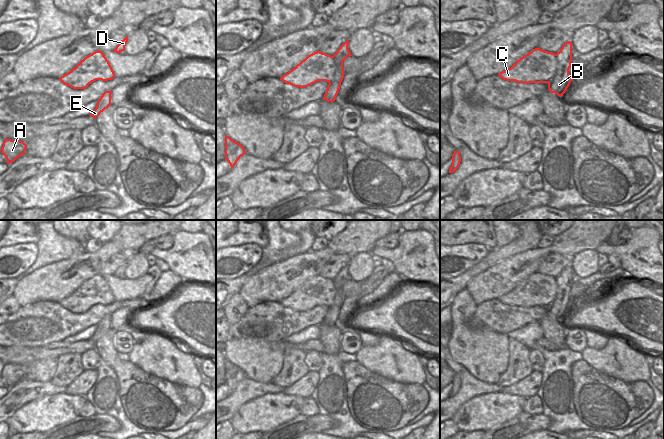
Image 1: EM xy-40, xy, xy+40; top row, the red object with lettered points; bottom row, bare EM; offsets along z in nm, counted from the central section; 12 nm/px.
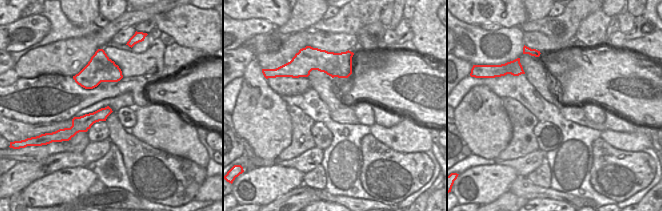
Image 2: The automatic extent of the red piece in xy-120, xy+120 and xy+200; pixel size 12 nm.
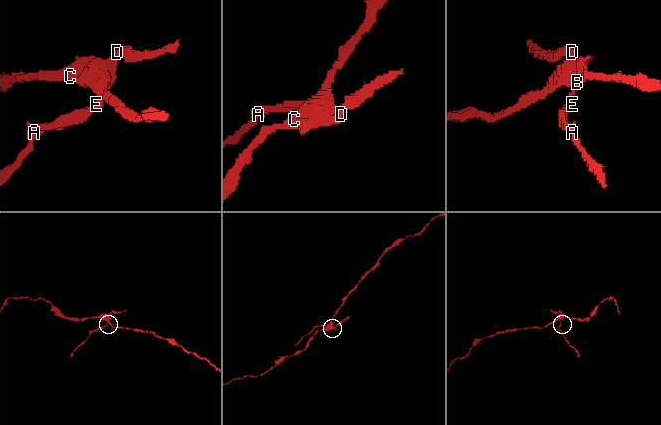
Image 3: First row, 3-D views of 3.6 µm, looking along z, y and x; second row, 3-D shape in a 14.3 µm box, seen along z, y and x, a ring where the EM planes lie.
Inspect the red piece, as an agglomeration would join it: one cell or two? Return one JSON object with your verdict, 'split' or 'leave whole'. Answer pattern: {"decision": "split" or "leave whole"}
{"decision": "split"}

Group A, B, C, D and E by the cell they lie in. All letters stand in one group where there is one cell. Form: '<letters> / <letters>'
A B D E / C

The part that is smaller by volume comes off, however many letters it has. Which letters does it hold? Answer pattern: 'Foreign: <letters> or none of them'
Foreign: A, B, D, E.

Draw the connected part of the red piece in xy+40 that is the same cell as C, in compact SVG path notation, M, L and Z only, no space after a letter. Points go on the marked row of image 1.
M535 48L498 76L517 83L549 83L555 76L556 67L555 53Z

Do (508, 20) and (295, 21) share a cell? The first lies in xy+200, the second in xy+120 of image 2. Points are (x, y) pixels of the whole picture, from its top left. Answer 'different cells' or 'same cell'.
different cells

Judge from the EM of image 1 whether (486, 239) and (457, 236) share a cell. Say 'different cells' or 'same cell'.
same cell

